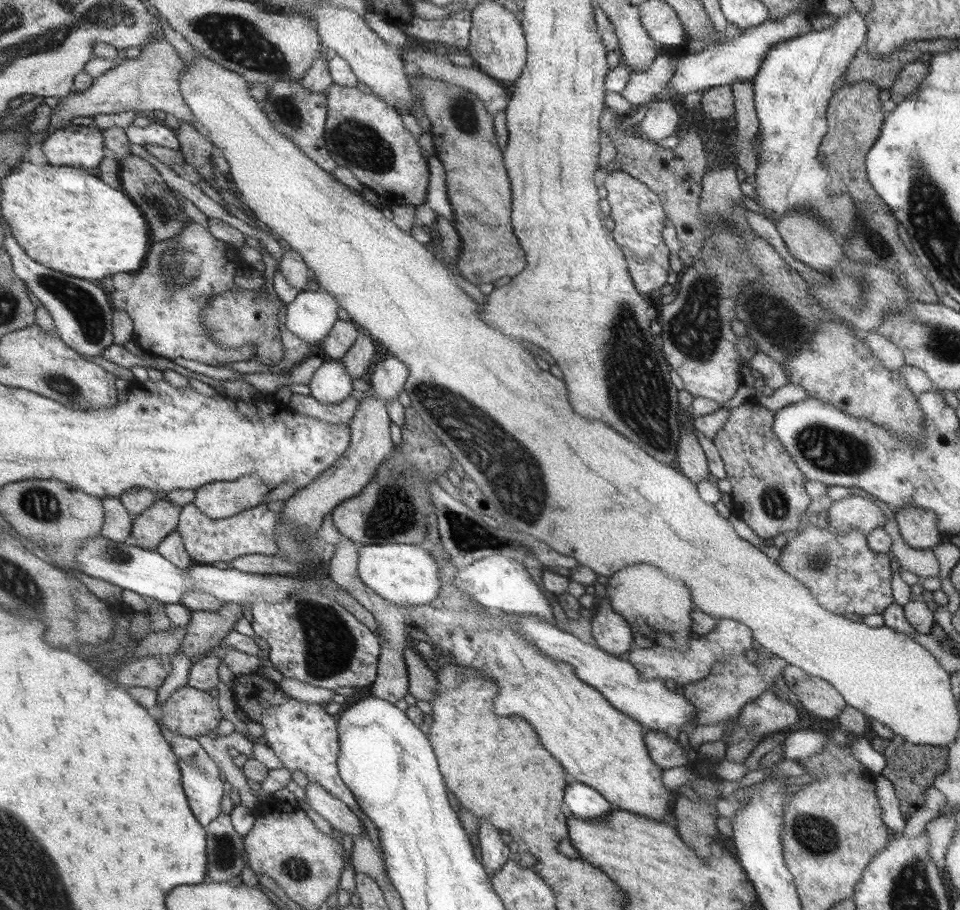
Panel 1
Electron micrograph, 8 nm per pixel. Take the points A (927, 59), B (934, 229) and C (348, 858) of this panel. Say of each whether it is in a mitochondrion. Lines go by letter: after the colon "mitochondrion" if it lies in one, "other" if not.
A: other
B: mitochondrion
C: other

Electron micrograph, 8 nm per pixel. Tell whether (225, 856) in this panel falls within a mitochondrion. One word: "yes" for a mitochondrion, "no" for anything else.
yes

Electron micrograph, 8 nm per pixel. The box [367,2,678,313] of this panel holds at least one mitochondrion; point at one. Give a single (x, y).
(462, 110)

